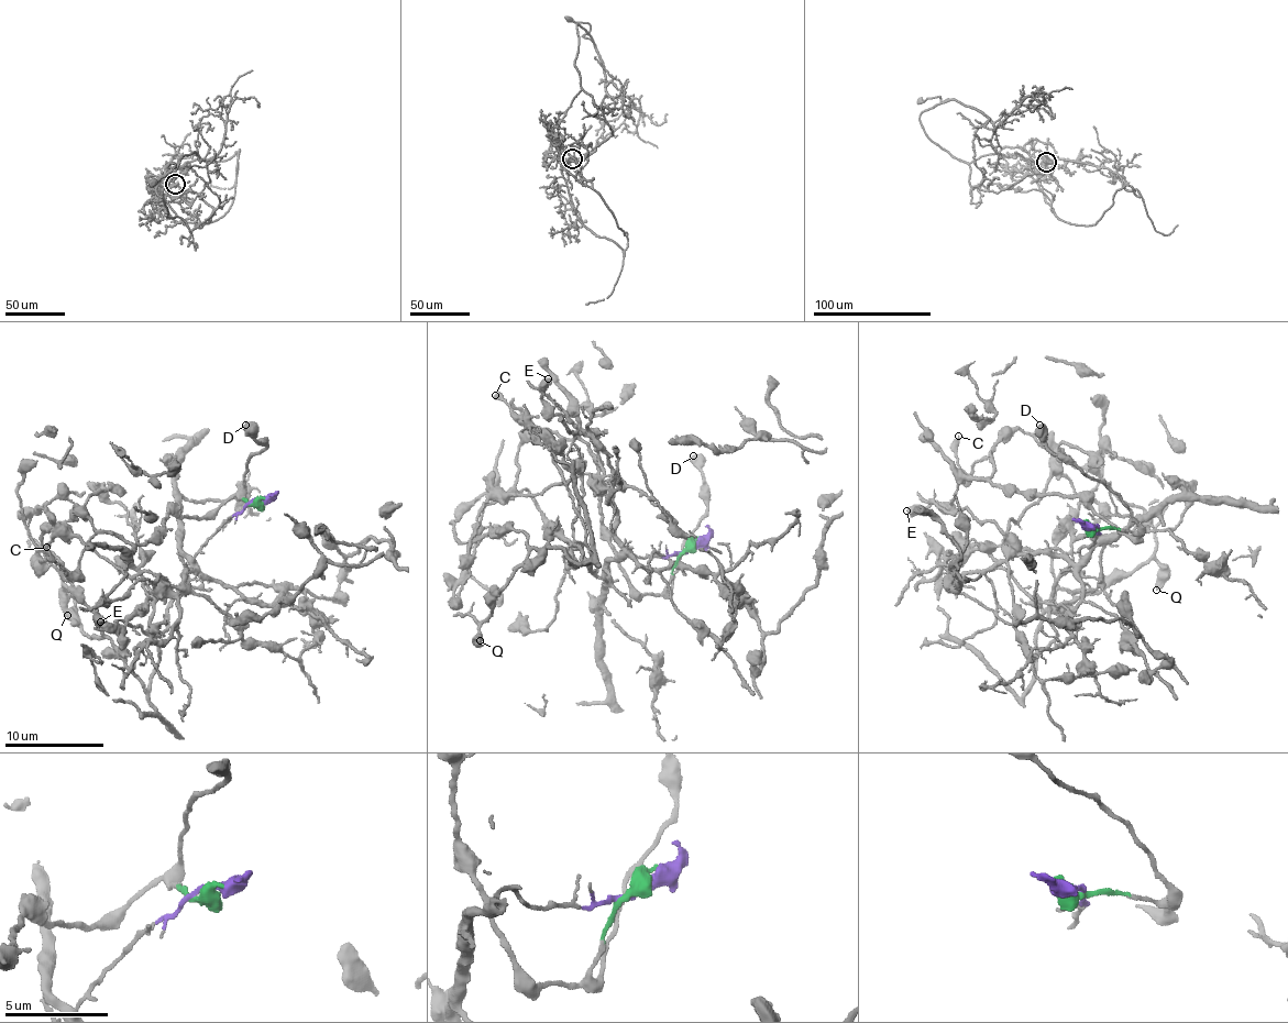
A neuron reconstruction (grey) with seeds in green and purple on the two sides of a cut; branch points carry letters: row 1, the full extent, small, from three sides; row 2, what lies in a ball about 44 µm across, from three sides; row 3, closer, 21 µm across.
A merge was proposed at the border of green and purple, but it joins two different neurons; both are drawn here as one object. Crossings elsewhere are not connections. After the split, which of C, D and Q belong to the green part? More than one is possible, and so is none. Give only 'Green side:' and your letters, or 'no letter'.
Green side: C, D

